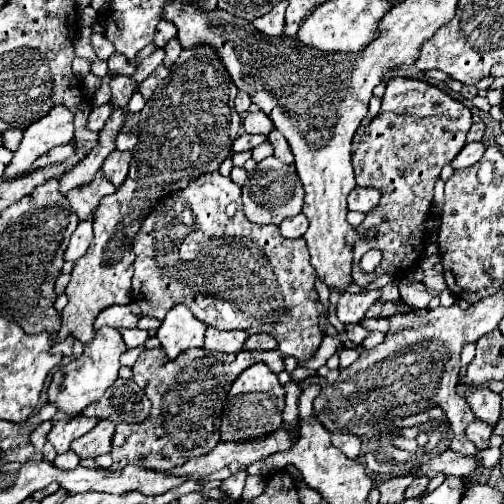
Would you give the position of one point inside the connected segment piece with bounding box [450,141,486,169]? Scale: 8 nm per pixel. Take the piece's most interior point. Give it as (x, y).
(472, 153)

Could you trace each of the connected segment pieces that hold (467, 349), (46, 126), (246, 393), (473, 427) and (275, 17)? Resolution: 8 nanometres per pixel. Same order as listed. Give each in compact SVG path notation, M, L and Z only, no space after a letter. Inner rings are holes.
M469 343L466 344L461 352L461 368L459 377L464 375L466 371L466 367L470 364L470 362L473 360L476 352L476 344L475 343Z
M56 105L54 109L50 109L46 117L42 117L38 123L32 123L24 131L20 149L14 153L14 159L6 169L3 180L14 179L32 171L32 163L40 155L44 155L56 145L70 143L72 137L74 137L74 115L64 105Z
M256 363L234 381L228 393L220 427L222 441L264 439L282 425L282 411L284 411L284 387L278 383L276 373L272 373L264 363Z
M476 419L474 423L468 425L466 435L468 435L468 439L476 445L476 449L488 449L488 447L490 447L488 441L490 441L490 437L492 437L492 427Z
M282 1L278 3L270 13L258 17L252 21L252 25L262 31L264 35L282 35L284 33L284 11L288 7L288 1Z

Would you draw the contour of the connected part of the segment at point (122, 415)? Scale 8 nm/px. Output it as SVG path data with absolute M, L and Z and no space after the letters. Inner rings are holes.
M118 379L108 391L102 395L98 403L92 403L82 411L86 417L110 419L110 421L126 421L126 423L142 423L150 415L150 401L144 391L130 379Z

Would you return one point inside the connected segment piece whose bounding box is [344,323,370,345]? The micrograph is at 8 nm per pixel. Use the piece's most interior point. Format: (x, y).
(356, 333)

